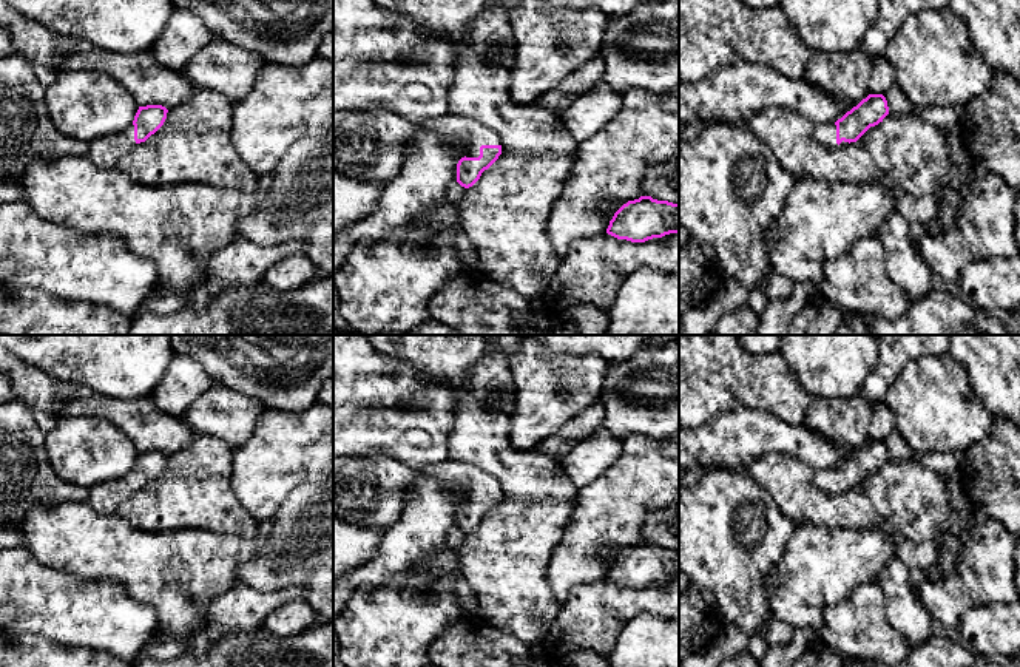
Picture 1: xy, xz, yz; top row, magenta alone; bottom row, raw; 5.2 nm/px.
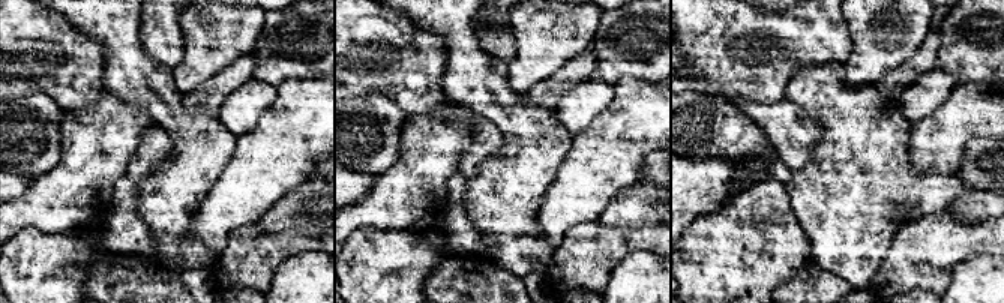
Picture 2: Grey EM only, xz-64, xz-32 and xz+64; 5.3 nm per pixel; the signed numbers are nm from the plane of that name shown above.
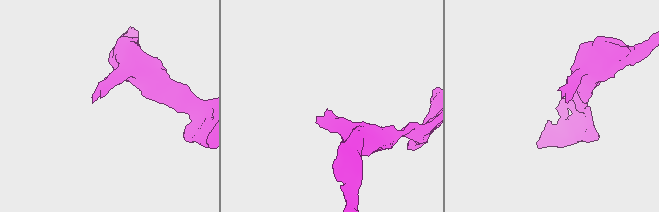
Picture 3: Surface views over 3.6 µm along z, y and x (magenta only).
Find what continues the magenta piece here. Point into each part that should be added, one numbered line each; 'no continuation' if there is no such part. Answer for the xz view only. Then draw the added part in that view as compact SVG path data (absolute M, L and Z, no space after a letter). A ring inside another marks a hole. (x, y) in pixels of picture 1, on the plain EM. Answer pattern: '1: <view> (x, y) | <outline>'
1: xz (455, 476) | M446 459L421 469L451 491L461 491L466 503L478 503L481 491L502 491L500 483L480 468Z

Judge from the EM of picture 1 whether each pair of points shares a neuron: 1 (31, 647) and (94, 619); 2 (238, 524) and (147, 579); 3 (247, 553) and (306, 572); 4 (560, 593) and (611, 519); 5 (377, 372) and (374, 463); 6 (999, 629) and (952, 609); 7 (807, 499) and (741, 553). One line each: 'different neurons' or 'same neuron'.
1: different neurons
2: different neurons
3: different neurons
4: same neuron
5: different neurons
6: different neurons
7: different neurons

